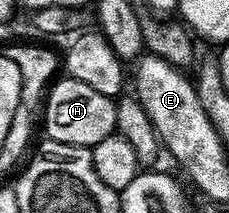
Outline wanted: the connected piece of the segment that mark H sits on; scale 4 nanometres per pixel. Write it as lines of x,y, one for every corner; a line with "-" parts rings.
68,75
52,82
43,101
44,109
44,136
51,141
92,147
114,136
117,128
117,101
107,95
99,95
99,91
87,87
87,83
79,83

